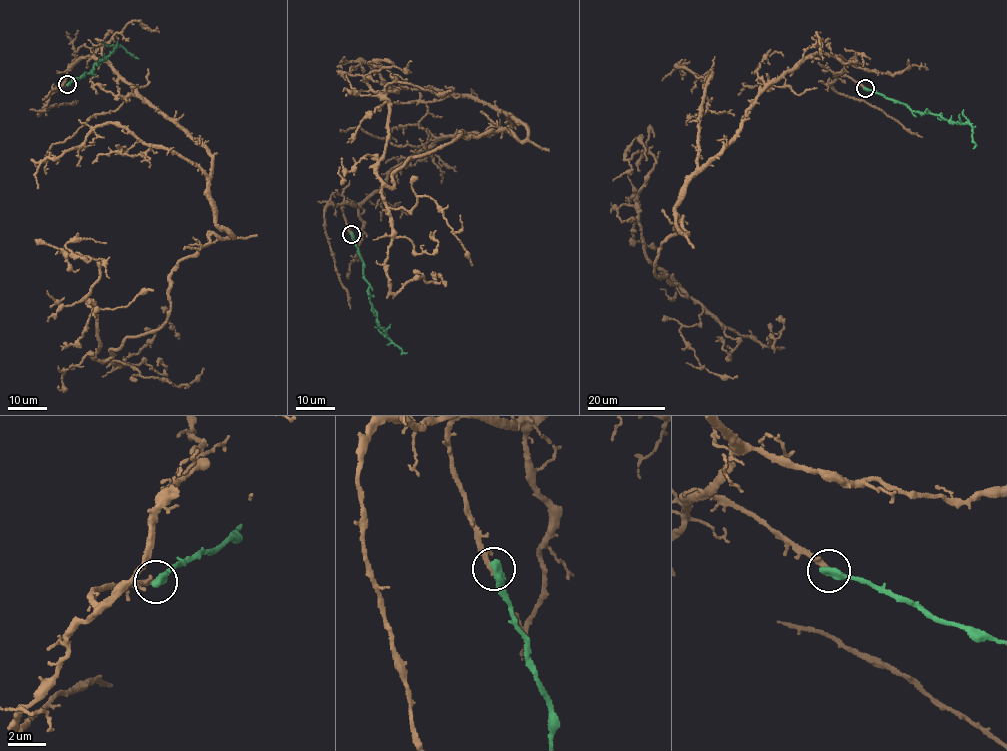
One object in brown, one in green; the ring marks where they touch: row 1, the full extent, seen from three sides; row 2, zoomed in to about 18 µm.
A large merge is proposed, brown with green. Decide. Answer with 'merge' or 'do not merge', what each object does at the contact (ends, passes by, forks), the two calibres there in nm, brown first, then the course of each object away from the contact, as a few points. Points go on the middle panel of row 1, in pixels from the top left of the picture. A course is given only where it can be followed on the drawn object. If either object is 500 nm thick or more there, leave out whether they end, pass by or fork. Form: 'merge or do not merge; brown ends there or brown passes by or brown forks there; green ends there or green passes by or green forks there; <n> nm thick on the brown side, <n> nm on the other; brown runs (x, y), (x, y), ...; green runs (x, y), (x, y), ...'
merge; 180 nm thick on the brown side, 550 nm on the other; brown runs (352, 235), (342, 206), (435, 141), (527, 137), (461, 131), (385, 185), (368, 62), (407, 79); green runs (352, 234), (362, 260), (370, 303), (379, 327), (402, 353), (407, 352)

